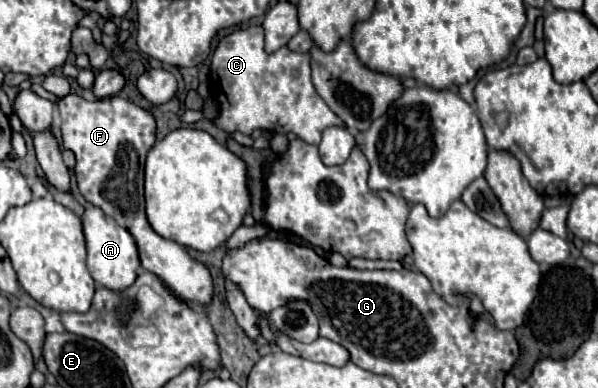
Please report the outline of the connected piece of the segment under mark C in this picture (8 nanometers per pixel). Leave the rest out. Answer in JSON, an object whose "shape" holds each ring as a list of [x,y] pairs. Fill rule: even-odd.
{"shape":[[[251,25],[247,29],[235,29],[229,35],[223,35],[213,51],[211,65],[209,65],[209,83],[215,99],[221,105],[219,117],[213,121],[219,129],[227,133],[245,133],[251,135],[255,129],[271,131],[271,133],[295,133],[305,143],[317,145],[321,141],[323,129],[331,125],[345,127],[345,123],[327,107],[327,103],[321,99],[321,95],[315,91],[315,85],[311,81],[311,53],[297,53],[289,47],[281,47],[275,53],[267,53],[263,49],[263,27]]]}

